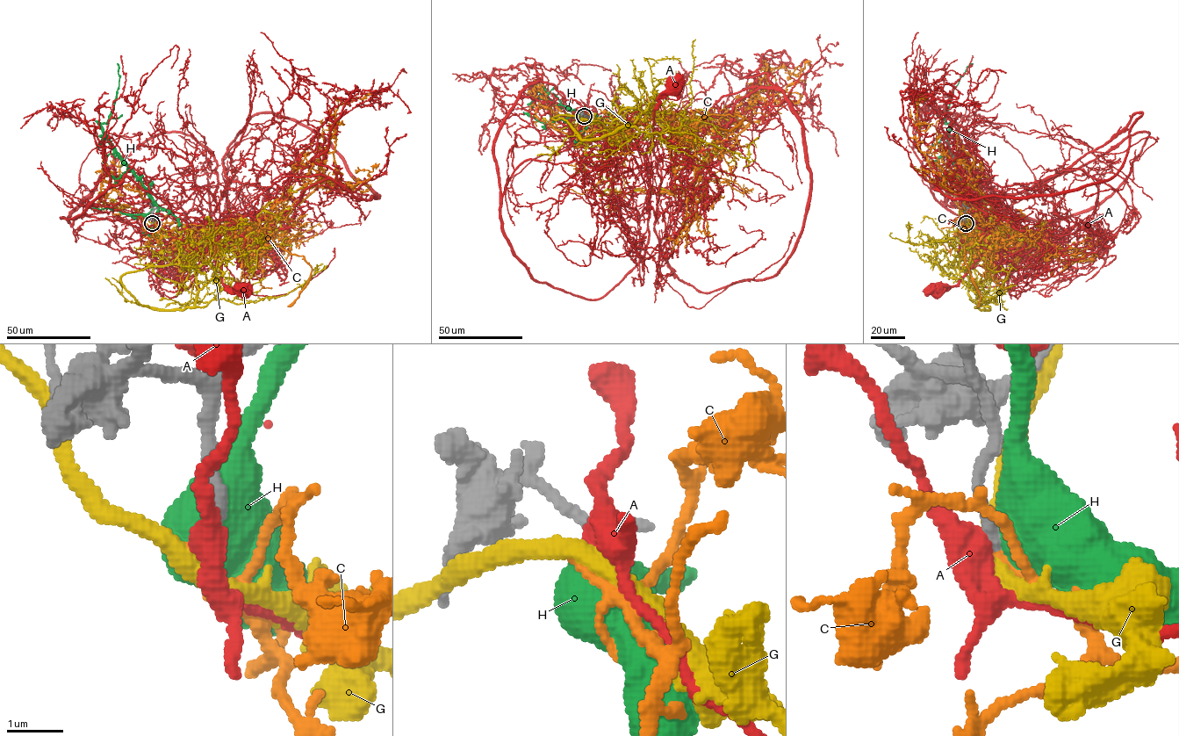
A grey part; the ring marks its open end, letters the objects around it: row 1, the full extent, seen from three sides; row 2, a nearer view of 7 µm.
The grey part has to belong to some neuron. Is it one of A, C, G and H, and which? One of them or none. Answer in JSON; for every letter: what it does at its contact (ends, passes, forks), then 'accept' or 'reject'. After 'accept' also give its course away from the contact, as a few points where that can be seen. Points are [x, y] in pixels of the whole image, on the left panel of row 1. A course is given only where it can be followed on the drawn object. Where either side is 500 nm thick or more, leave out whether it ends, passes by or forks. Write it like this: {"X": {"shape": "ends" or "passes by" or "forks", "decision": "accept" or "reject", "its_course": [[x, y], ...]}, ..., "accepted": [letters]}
{"A": {"shape": "passes by", "decision": "reject"}, "C": {"shape": "ends", "decision": "accept", "its_course": [[152, 223], [158, 232], [191, 243], [218, 233], [261, 241], [281, 212], [334, 184], [335, 111], [371, 94]]}, "G": {"shape": "passes by", "decision": "reject"}, "H": {"decision": "reject"}, "accepted": ["C"]}

